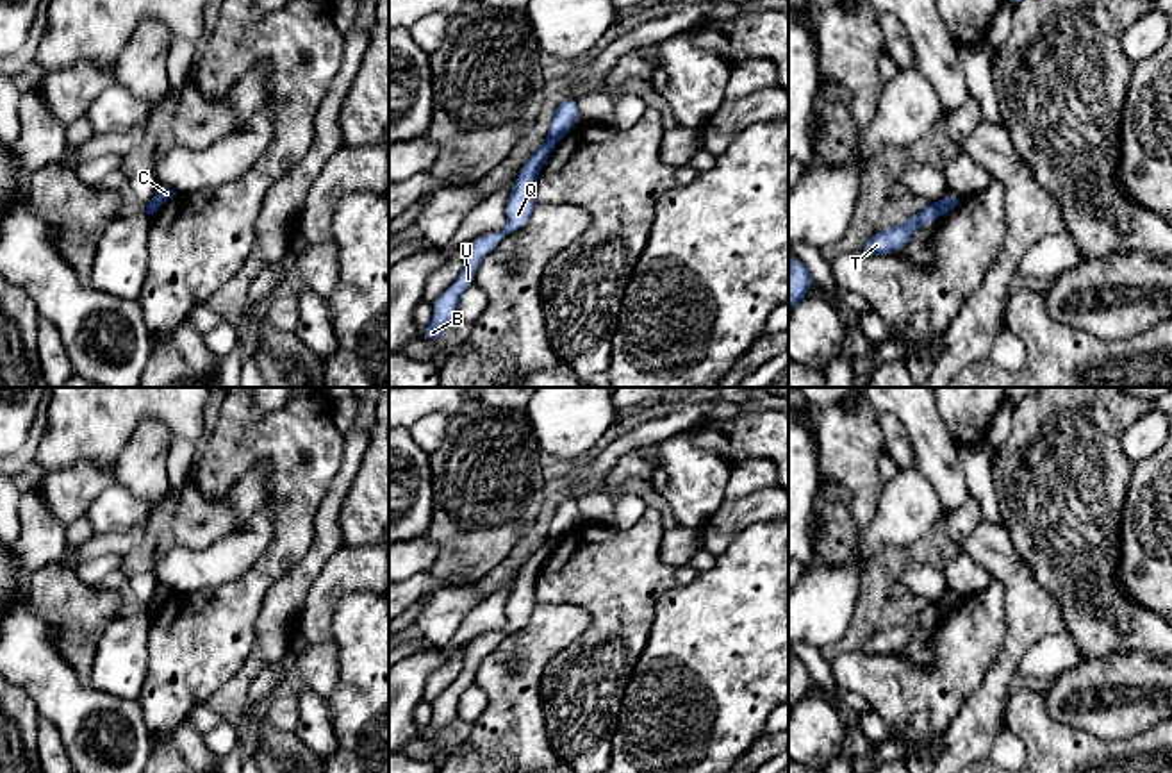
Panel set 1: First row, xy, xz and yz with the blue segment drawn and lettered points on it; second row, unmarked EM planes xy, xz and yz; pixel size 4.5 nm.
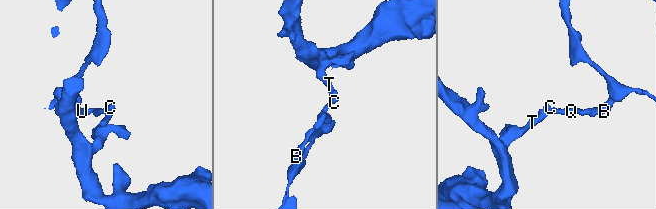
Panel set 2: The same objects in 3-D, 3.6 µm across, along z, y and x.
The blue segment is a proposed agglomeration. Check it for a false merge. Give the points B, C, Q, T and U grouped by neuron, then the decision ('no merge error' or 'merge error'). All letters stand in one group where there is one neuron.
B Q U / C T | merge error

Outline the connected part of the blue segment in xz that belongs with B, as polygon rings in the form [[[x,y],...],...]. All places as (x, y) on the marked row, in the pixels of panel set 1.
[[[546,139],[523,164],[505,207],[505,229],[494,234],[480,236],[466,246],[464,264],[457,280],[448,286],[432,303],[432,321],[426,328],[421,330],[421,336],[426,341],[439,341],[444,337],[446,327],[458,316],[460,296],[469,286],[475,284],[475,275],[483,257],[491,254],[507,236],[517,232],[530,221],[533,205],[537,204],[537,175],[546,159],[551,155],[553,148],[555,143]]]

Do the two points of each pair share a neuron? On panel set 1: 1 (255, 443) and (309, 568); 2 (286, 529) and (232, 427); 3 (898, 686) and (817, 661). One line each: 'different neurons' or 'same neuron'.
1: different neurons
2: same neuron
3: different neurons

